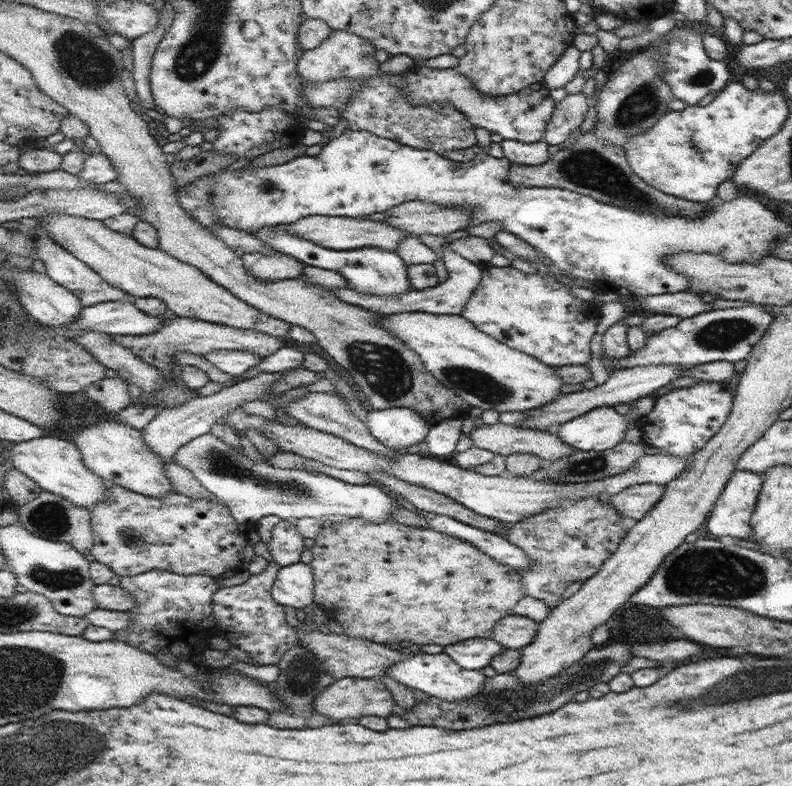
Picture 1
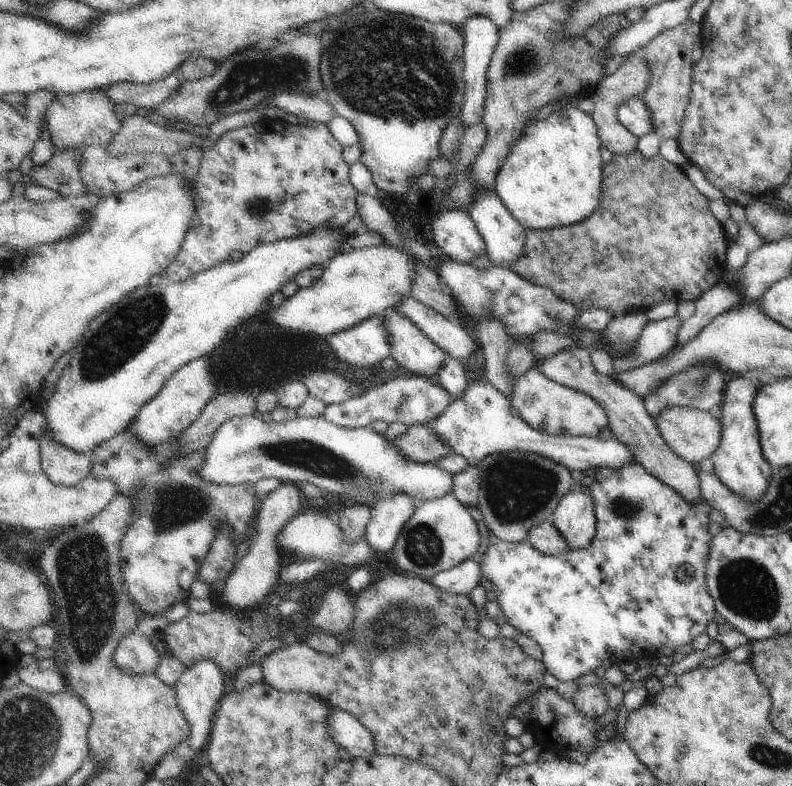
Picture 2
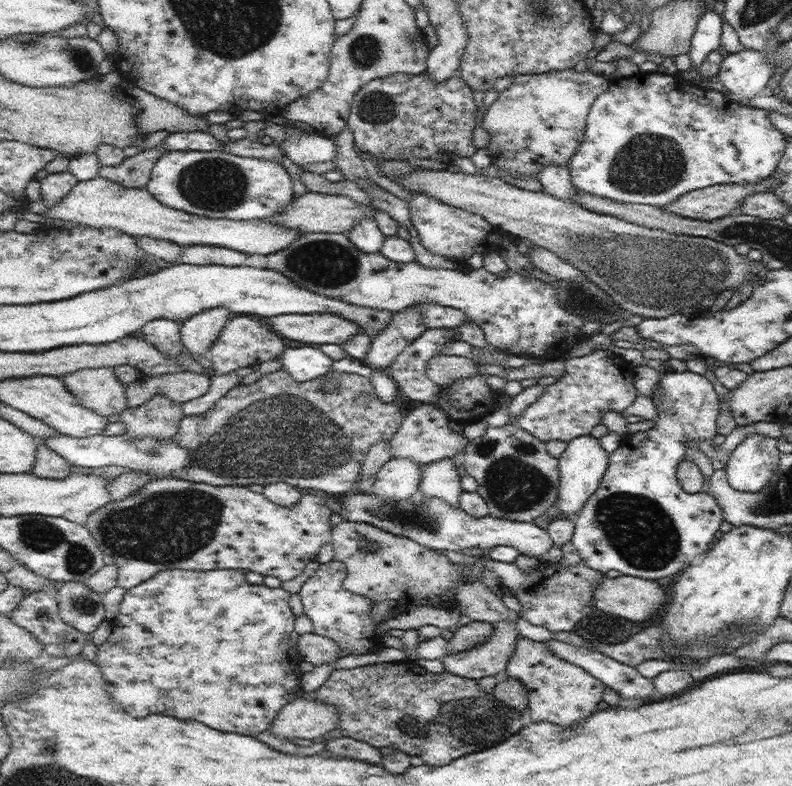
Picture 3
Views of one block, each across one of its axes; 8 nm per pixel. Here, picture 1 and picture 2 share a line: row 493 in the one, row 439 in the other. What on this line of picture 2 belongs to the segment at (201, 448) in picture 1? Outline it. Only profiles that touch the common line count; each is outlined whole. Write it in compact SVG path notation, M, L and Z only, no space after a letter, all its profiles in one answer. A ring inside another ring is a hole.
M243 416L227 420L209 440L203 452L203 464L197 468L195 476L205 484L213 486L253 486L263 478L277 478L281 482L295 484L297 480L311 482L323 492L345 500L347 506L367 504L373 506L377 500L389 498L393 494L407 494L415 504L425 500L443 498L453 490L453 474L437 468L435 464L415 464L407 462L397 448L377 434L371 426L365 428L343 428L327 422L325 418L293 418L291 422L263 422L259 416Z

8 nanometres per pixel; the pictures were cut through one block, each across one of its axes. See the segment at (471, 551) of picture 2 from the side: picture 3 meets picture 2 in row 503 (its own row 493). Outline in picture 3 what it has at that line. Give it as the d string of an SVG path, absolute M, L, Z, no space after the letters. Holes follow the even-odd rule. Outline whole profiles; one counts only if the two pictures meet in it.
M439 460L431 462L429 466L423 466L421 482L419 482L419 494L423 496L439 496L451 506L459 506L459 476L455 470L457 460Z

